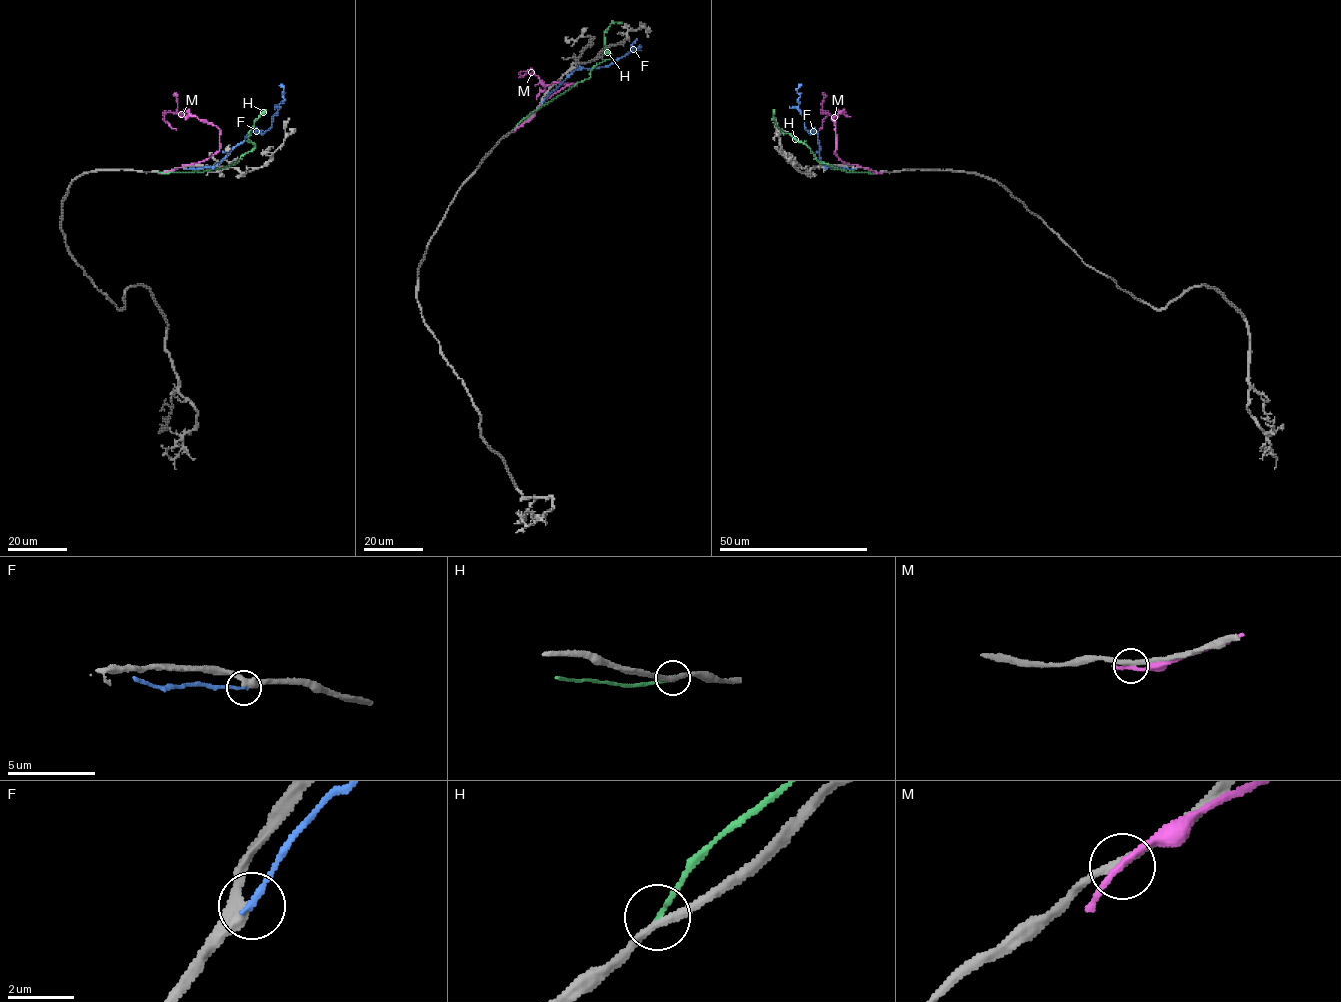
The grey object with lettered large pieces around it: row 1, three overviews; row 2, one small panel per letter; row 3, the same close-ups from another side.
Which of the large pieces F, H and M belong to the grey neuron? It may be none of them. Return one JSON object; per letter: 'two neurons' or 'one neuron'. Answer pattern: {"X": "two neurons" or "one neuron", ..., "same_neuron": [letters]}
{"F": "two neurons", "H": "two neurons", "M": "two neurons", "same_neuron": []}

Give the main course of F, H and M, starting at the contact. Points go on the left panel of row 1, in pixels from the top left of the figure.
F: (186, 168), (214, 167), (251, 132), (256, 130), (264, 133), (270, 127), (278, 105), (284, 99), (280, 83)
H: (158, 171), (202, 171), (233, 164), (255, 146), (248, 140), (247, 133), (265, 110)
M: (161, 172), (203, 162), (220, 149), (220, 131), (215, 126), (167, 112), (164, 120), (176, 130)

